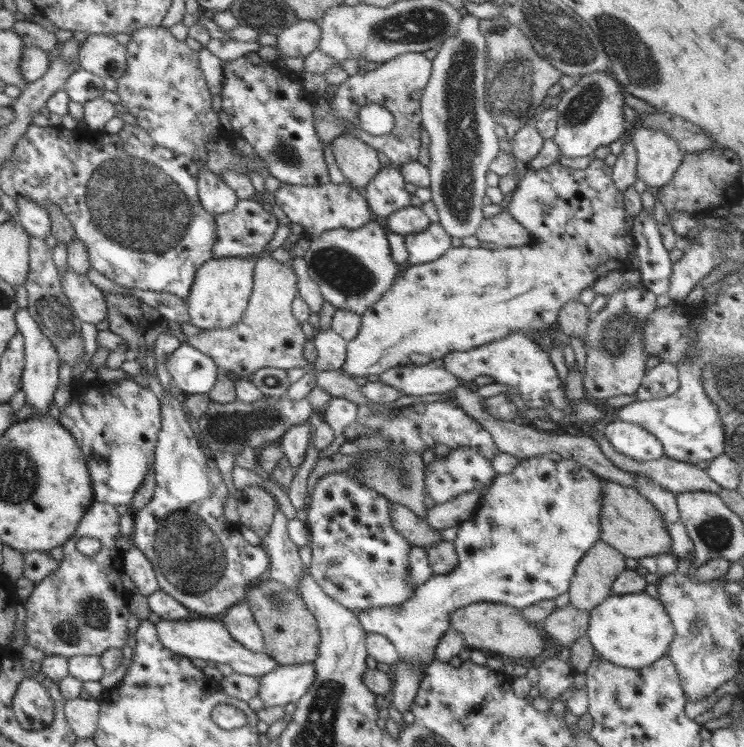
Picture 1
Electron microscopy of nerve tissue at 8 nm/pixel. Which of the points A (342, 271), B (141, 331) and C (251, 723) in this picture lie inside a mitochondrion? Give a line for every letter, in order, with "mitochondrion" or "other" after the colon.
A: mitochondrion
B: other
C: other

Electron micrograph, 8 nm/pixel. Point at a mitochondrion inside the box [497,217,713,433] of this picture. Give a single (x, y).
(616, 338)

